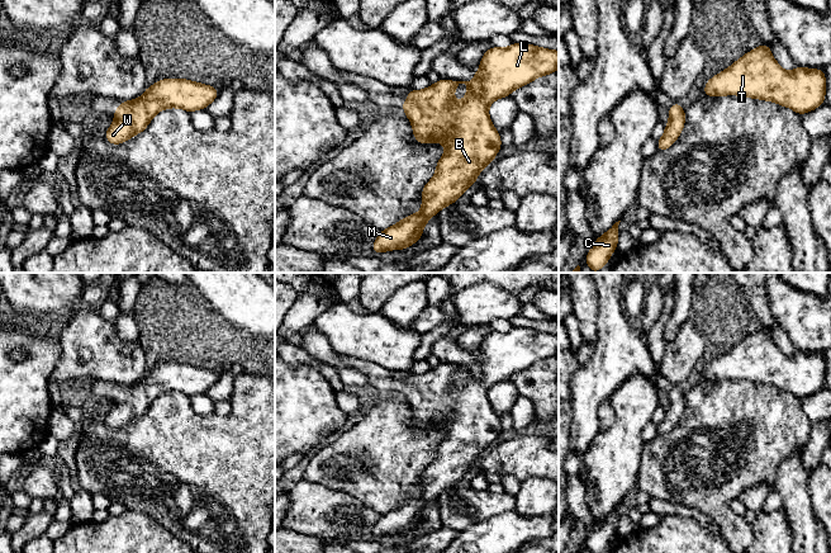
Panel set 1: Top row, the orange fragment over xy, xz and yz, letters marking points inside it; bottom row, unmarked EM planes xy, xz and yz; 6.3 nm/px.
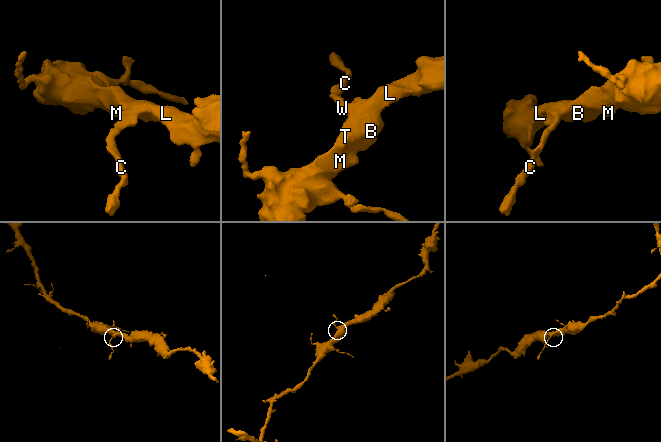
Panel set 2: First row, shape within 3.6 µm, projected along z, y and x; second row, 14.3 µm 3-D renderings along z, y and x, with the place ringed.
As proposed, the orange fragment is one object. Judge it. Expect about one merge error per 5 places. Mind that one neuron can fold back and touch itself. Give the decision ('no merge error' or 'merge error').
no merge error

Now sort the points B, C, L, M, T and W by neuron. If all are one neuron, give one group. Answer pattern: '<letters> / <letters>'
B C L M T W

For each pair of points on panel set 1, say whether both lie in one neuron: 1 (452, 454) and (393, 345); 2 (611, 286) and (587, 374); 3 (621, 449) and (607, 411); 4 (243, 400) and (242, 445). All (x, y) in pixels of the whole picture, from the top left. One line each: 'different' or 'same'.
1: different
2: same
3: different
4: same

